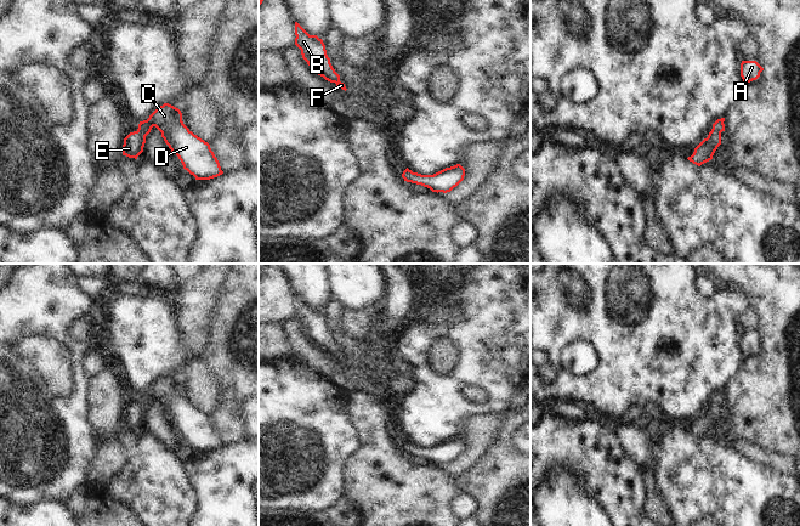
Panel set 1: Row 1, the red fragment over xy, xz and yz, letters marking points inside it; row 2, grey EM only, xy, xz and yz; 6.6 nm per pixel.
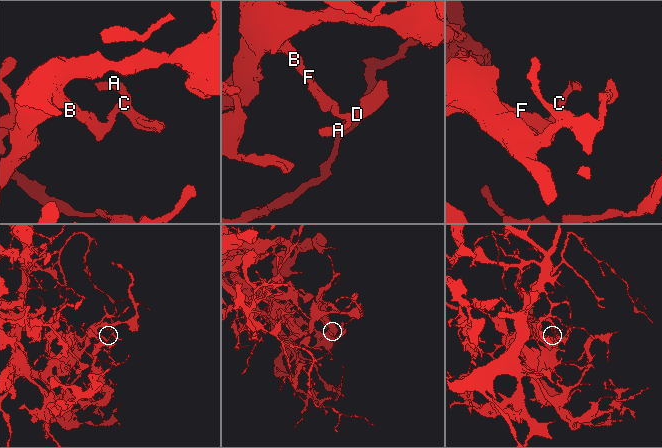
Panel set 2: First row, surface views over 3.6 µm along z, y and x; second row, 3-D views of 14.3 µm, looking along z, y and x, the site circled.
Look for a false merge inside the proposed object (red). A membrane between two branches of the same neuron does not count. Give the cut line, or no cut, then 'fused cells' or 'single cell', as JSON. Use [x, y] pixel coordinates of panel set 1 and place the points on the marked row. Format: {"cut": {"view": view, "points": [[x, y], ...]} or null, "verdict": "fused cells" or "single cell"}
{"cut": null, "verdict": "single cell"}

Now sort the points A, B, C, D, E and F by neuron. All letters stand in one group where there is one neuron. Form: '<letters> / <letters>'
A B C D E F

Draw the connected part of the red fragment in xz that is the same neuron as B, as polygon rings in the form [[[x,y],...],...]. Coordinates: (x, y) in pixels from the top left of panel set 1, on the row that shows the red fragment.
[[[295,22],[295,35],[295,45],[301,50],[302,58],[310,68],[346,91],[345,84],[340,81],[340,75],[330,63],[323,40],[317,35],[310,35],[297,22]]]

